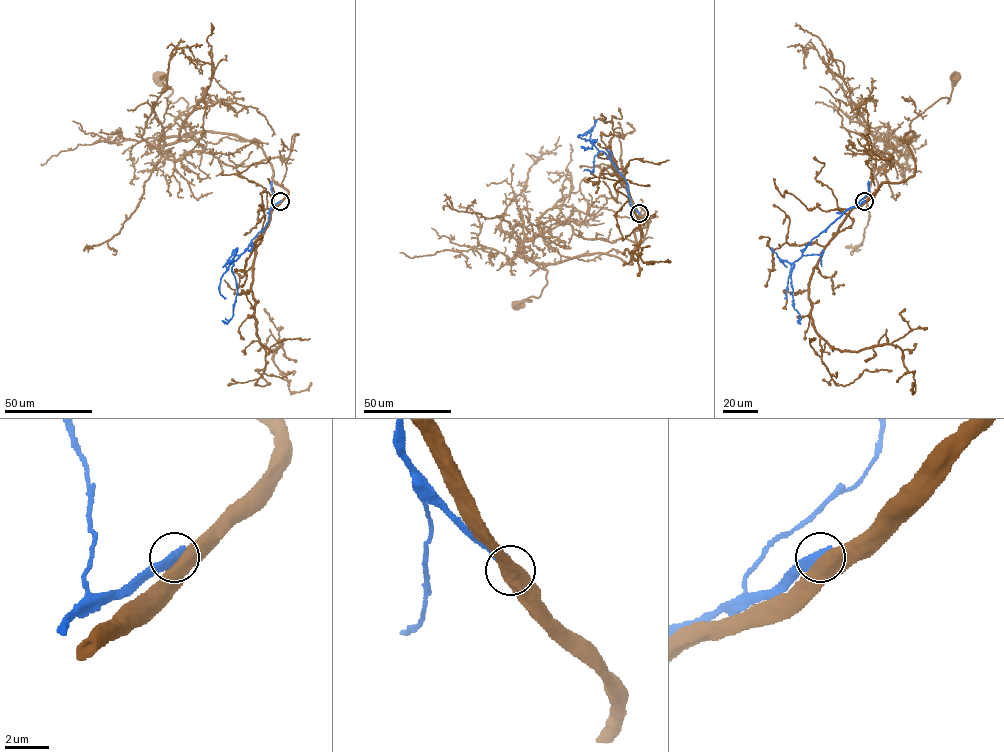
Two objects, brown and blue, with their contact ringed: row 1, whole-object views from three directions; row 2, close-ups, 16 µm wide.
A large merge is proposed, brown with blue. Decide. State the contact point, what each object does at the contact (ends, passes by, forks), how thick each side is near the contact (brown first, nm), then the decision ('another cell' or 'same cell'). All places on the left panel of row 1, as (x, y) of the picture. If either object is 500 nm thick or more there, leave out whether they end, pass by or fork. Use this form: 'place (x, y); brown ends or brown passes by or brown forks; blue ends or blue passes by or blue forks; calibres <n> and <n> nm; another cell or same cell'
place (280, 201); calibres 500 and 550 nm; another cell

